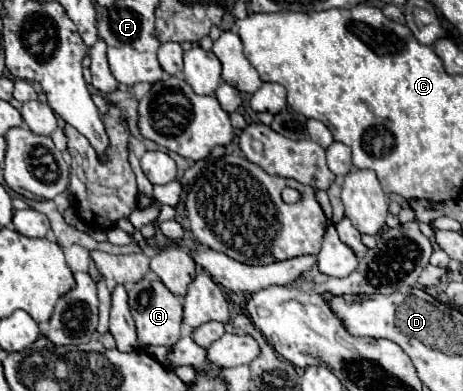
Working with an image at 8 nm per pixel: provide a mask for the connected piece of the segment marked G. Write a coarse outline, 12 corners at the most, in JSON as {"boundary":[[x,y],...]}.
{"boundary":[[147,273],[131,285],[139,345],[173,345],[183,303]]}

